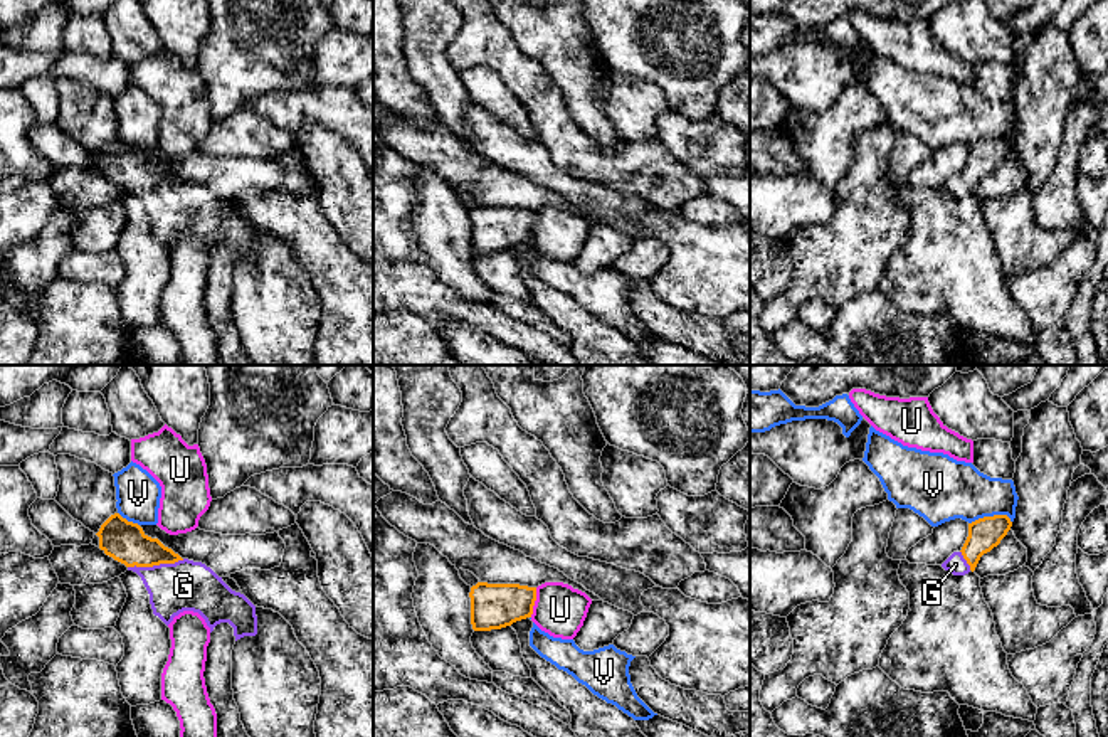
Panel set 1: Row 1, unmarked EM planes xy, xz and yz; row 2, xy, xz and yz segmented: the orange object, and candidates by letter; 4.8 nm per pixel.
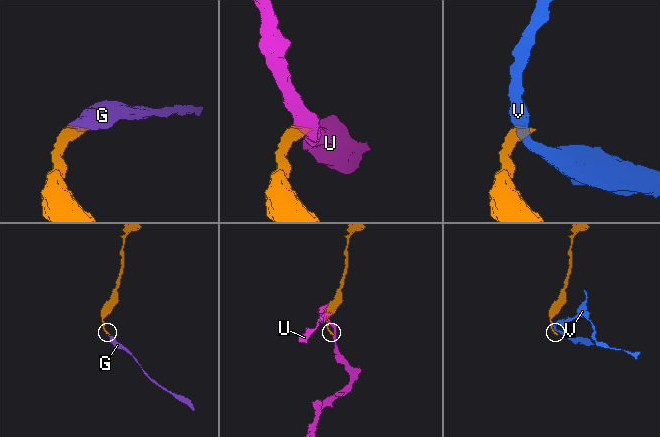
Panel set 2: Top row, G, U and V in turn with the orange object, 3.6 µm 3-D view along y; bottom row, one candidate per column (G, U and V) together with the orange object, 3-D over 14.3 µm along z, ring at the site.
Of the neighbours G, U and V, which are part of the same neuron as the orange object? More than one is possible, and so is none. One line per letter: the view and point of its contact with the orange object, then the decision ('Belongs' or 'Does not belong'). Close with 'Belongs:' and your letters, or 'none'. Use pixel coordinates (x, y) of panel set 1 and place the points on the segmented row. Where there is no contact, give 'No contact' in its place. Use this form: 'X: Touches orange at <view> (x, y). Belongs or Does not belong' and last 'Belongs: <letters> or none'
G: Touches orange at xy (155, 564). Belongs
U: Touches orange at xz (533, 603). Does not belong
V: Touches orange at yz (989, 517). Does not belong
Belongs: G

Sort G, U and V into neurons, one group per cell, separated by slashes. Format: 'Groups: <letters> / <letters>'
Groups: G / U / V

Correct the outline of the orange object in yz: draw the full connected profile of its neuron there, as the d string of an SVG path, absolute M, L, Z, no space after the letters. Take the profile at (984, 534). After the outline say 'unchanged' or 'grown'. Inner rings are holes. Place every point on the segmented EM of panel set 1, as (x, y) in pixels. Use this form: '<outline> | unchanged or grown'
M1007 515L984 517L968 523L968 537L960 552L953 552L942 567L953 575L973 572L980 557L1000 543L1010 530Z | grown

